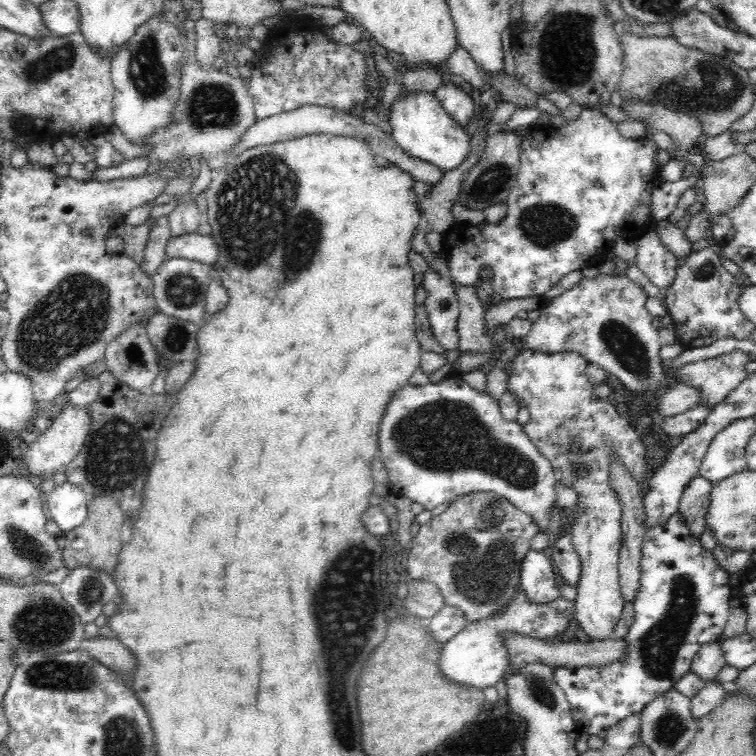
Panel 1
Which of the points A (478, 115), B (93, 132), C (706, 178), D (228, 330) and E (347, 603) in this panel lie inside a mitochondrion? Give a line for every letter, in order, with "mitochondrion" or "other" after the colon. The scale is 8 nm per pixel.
A: other
B: other
C: other
D: other
E: mitochondrion

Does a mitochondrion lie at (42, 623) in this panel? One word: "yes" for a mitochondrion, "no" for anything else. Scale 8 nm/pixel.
yes

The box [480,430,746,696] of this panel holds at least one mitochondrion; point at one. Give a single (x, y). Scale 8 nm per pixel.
(660, 647)

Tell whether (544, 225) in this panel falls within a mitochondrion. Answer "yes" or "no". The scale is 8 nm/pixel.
yes

